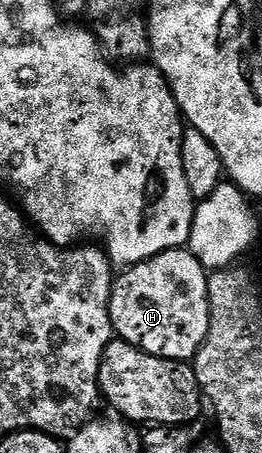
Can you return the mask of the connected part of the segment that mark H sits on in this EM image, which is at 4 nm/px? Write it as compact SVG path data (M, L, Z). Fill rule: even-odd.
M189 248L169 249L114 278L110 292L110 318L121 340L165 361L193 362L208 335L208 270Z

